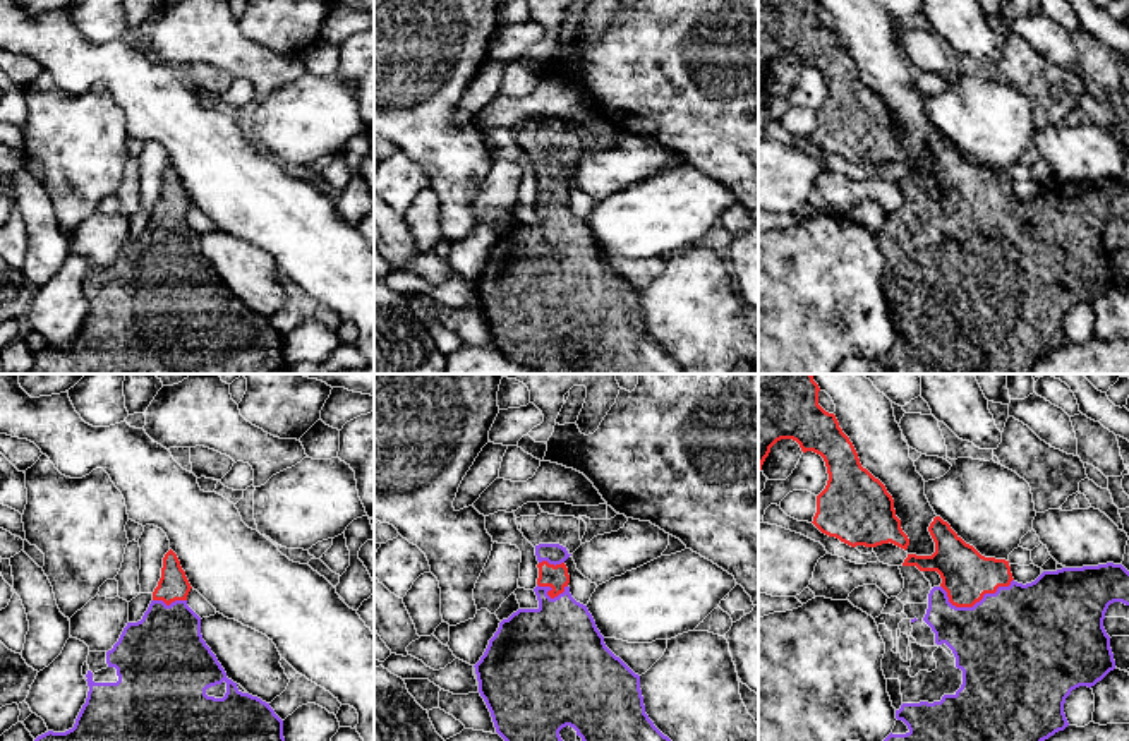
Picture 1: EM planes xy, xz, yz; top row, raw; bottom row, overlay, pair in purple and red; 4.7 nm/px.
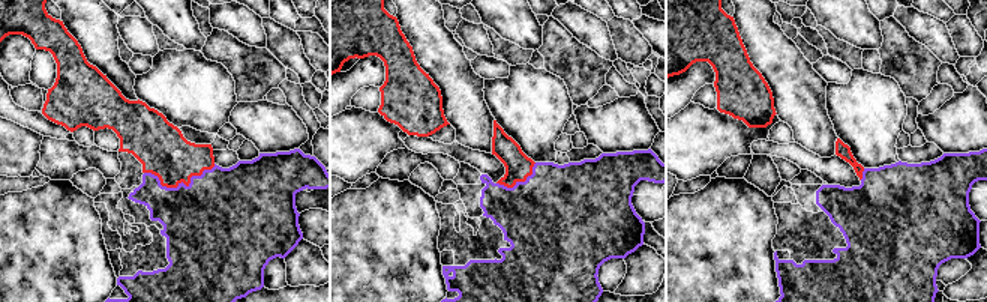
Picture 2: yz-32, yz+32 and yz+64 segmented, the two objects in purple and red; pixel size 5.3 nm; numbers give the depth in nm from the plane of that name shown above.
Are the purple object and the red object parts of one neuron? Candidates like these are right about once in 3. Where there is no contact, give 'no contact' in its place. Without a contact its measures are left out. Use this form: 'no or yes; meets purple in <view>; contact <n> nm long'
yes; meets purple in yz; contact 340 nm long

